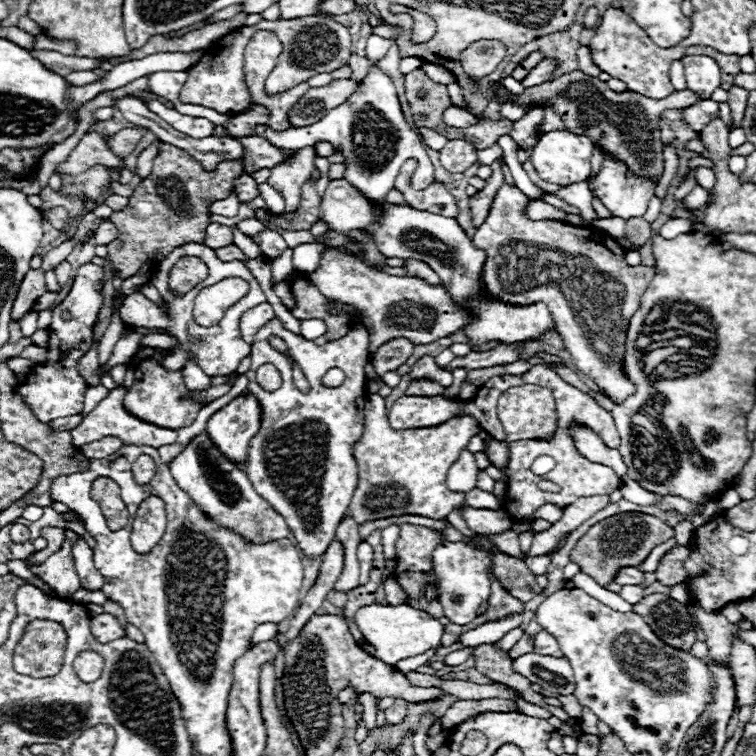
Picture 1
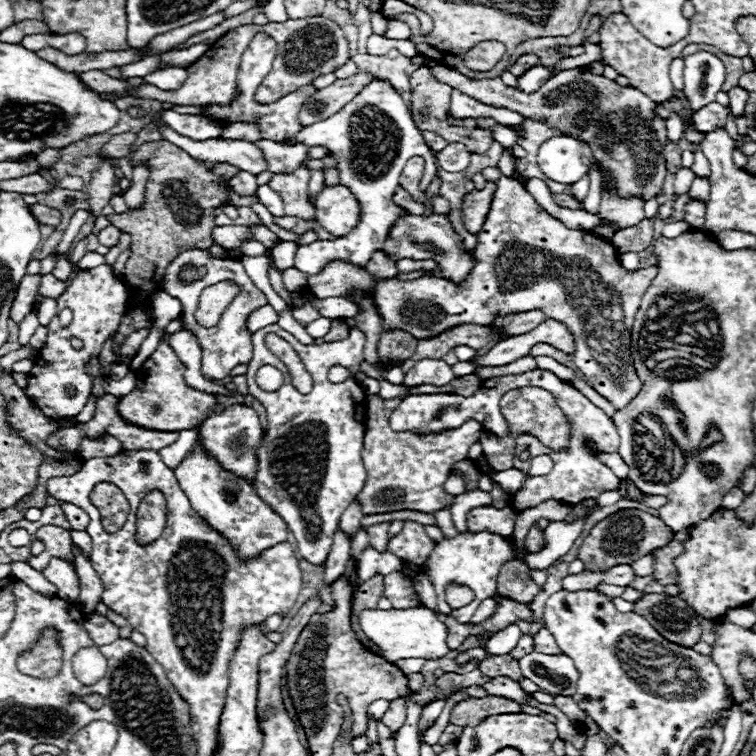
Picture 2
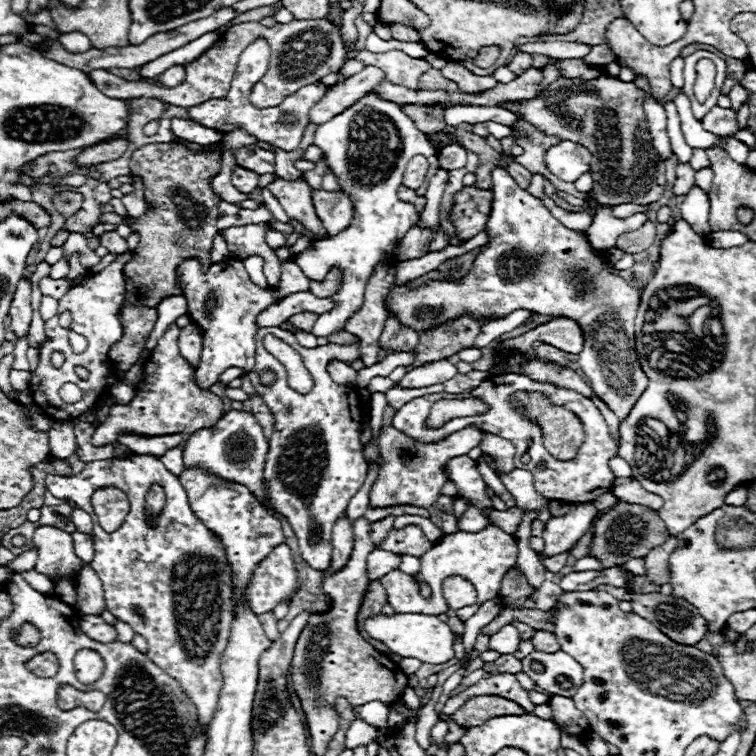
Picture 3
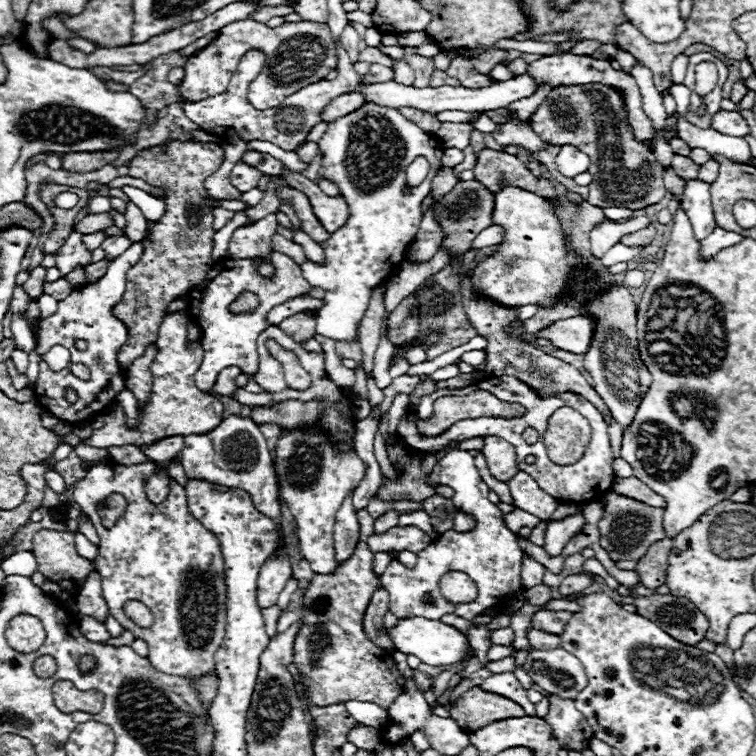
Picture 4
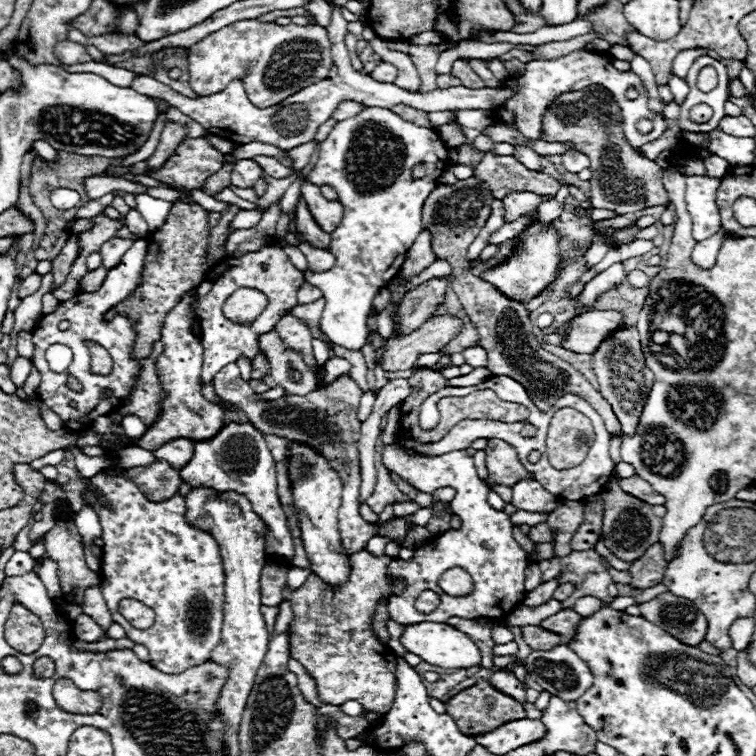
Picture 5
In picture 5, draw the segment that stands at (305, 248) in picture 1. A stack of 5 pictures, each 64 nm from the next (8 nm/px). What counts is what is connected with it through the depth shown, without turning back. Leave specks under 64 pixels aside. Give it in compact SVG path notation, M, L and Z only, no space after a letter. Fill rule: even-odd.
M364 108L356 118L340 120L328 138L318 146L318 160L310 176L306 178L316 186L332 186L338 194L338 200L344 204L344 218L340 226L332 232L330 252L336 256L336 266L324 274L304 272L304 278L320 288L326 298L326 306L320 318L320 328L328 338L348 350L362 350L368 338L368 310L374 296L398 274L404 264L408 248L414 244L418 234L422 232L422 204L436 188L440 174L446 168L446 160L436 156L436 150L448 150L440 140L438 132L432 128L422 128L412 122L402 120L398 114L388 108ZM416 164L426 164L426 176L412 178L412 168Z

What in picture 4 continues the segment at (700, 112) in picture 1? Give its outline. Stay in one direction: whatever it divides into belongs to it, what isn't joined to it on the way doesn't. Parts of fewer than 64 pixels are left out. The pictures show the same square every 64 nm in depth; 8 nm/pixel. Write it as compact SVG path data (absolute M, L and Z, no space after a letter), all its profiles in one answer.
M720 110L718 114L714 114L712 128L718 130L718 132L722 132L722 134L740 136L740 138L744 138L744 136L750 134L748 122L738 112L726 112L726 110Z

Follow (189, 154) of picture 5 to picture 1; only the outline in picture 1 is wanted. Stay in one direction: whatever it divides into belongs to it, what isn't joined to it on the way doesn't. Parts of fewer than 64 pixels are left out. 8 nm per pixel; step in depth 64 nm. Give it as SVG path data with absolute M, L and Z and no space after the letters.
M162 142L158 146L158 156L154 158L150 178L134 190L128 208L110 216L112 224L116 224L120 232L118 240L108 246L108 256L114 270L118 270L122 278L132 278L152 258L158 258L154 262L156 266L170 254L170 250L182 244L204 244L204 232L210 224L208 208L216 200L230 196L230 192L234 190L232 180L236 180L240 172L244 172L240 162L222 162L214 172L204 172L200 162L192 160L188 152Z

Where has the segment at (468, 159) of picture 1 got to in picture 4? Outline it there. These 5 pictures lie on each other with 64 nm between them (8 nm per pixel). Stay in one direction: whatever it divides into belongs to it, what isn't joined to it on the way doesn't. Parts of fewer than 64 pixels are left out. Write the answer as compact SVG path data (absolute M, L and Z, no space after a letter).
M446 148L444 150L444 166L446 168L454 168L456 164L462 162L462 158L464 158L464 154L458 148Z

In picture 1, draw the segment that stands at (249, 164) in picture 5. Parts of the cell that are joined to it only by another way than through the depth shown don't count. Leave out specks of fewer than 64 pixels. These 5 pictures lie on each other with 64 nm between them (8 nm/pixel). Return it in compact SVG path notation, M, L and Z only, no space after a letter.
M242 174L234 180L234 192L238 196L240 202L248 202L248 200L254 200L258 196L258 184L254 182L254 178L250 174Z

